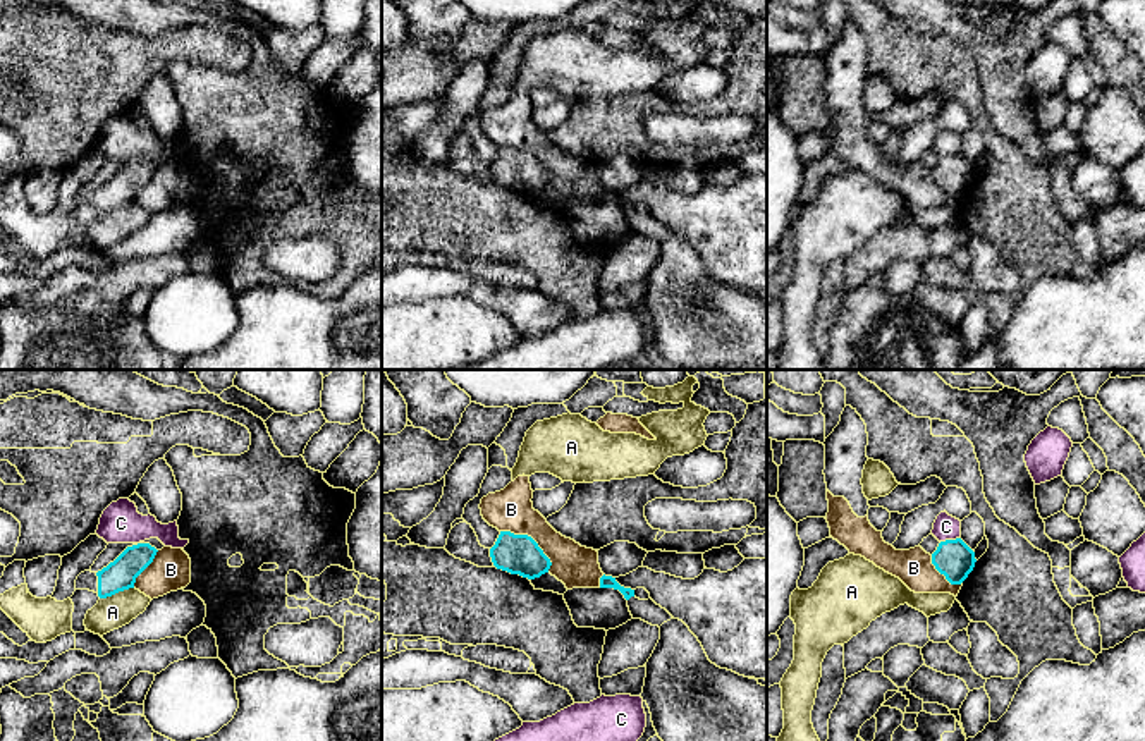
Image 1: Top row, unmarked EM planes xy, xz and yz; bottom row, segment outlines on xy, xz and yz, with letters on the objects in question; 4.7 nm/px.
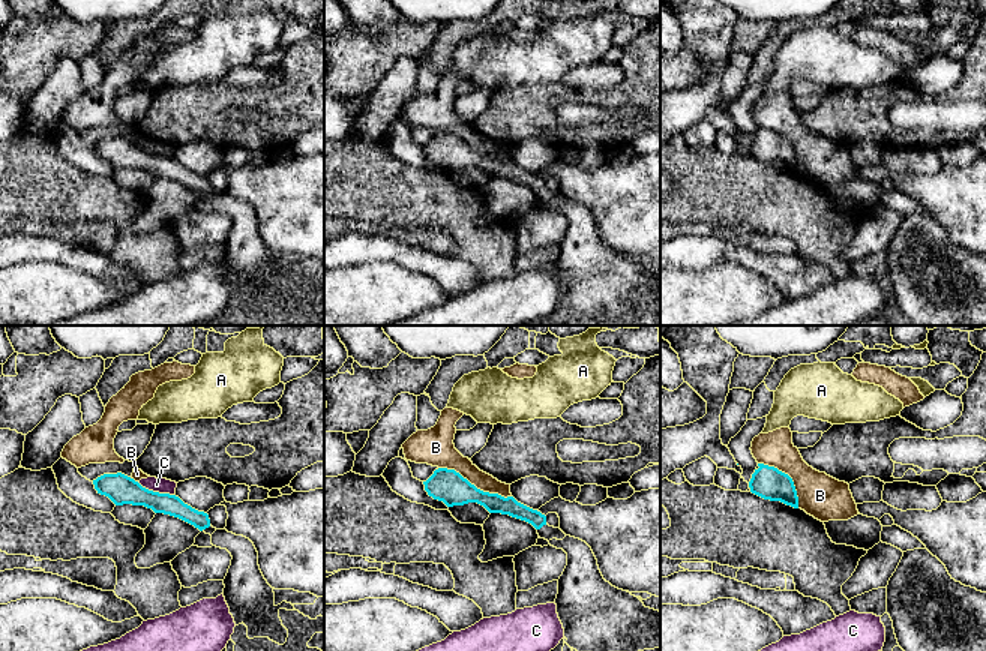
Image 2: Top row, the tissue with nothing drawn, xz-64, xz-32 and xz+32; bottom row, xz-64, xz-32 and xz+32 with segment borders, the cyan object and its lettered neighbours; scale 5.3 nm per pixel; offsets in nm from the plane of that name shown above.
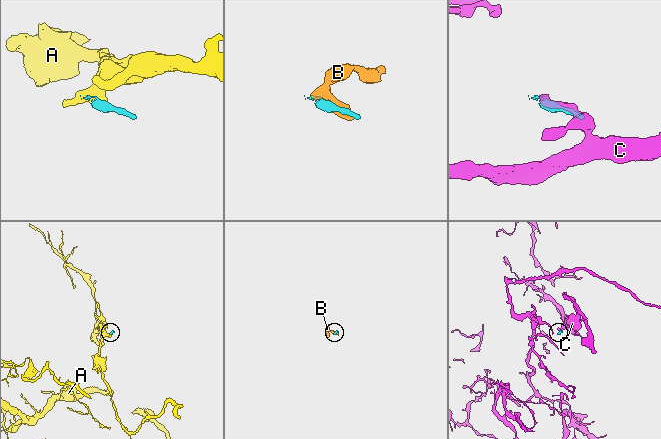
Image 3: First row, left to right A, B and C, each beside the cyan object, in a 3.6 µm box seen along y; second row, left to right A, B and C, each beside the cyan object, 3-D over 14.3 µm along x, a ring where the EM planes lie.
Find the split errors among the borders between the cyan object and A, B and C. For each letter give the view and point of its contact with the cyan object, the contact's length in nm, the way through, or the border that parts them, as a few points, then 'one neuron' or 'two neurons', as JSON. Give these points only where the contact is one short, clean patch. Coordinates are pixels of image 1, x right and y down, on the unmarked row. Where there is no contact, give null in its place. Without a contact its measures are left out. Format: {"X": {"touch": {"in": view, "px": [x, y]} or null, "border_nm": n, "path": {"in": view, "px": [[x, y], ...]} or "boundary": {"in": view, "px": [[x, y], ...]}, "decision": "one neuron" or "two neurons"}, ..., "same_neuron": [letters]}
{"A": {"touch": {"in": "xy", "px": [116, 207]}, "border_nm": 170, "boundary": {"in": "xy", "px": [[133, 202], [100, 214]]}, "decision": "two neurons"}, "B": {"touch": {"in": "xz", "px": [533, 155]}, "border_nm": 300, "decision": "two neurons"}, "C": {"touch": {"in": "yz", "px": [949, 155]}, "border_nm": 90, "boundary": {"in": "yz", "px": [[958, 152], [941, 157]]}, "decision": "two neurons"}, "same_neuron": []}

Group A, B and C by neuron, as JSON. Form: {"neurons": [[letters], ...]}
{"neurons": [["A"], ["B"], ["C"]]}

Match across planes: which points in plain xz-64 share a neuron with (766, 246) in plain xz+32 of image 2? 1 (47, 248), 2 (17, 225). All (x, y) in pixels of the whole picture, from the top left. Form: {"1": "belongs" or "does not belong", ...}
{"1": "does not belong", "2": "belongs"}

